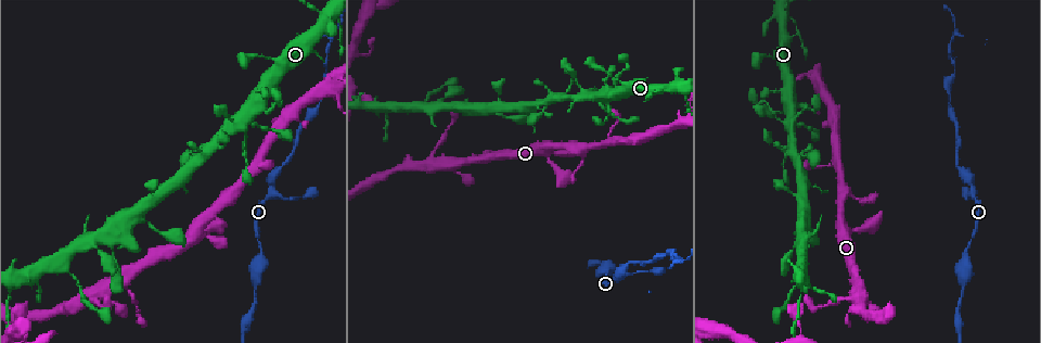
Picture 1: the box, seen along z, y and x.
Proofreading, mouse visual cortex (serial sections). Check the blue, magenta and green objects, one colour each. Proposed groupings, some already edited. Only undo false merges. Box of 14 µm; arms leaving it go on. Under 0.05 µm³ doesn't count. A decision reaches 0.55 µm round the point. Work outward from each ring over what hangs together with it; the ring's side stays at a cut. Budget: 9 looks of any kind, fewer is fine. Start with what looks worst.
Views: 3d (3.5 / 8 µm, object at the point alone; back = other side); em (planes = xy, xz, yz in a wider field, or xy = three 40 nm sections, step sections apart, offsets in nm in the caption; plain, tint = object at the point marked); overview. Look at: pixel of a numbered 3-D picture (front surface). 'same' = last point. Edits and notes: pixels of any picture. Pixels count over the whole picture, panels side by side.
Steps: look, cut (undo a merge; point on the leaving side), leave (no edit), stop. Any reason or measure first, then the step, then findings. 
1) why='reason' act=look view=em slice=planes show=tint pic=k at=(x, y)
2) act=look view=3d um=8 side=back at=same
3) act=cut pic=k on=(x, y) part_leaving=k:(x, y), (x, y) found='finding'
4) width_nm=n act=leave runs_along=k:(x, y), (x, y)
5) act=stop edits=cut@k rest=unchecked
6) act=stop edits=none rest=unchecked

why='three-way junction' act=look view=3d um=3.5 pic=1 at=(972, 185)

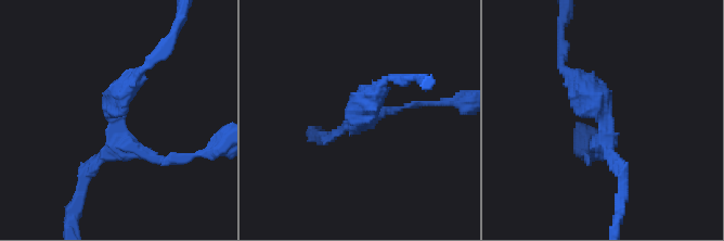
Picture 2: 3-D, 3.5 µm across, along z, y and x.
arms=3 arm_widths_nm=100,150,350 act=look view=em slice=xy step=1 show=plain pic=2 at=(116, 127)

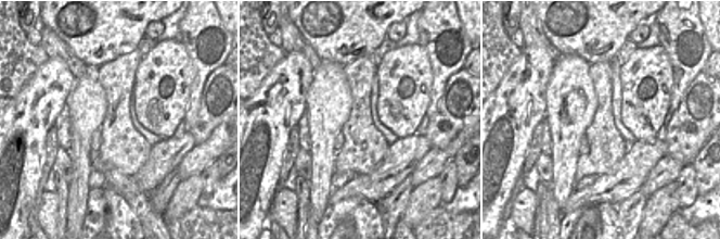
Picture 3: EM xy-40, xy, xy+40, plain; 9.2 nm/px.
act=look view=em slice=xy step=1 show=tint at=same

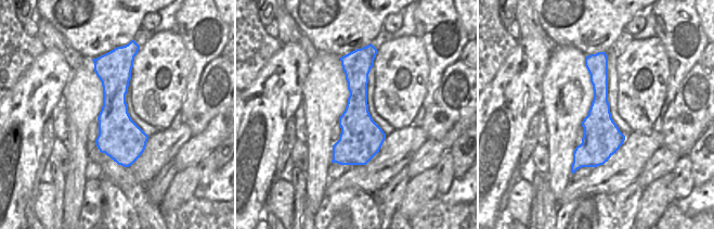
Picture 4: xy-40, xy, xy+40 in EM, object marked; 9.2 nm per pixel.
act=leave runs_along=4:(593, 56), (599, 141), (578, 165) found='one cell here'

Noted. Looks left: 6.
why='branch point' act=look view=3d um=3.5 side=back pic=1 at=(430, 159)

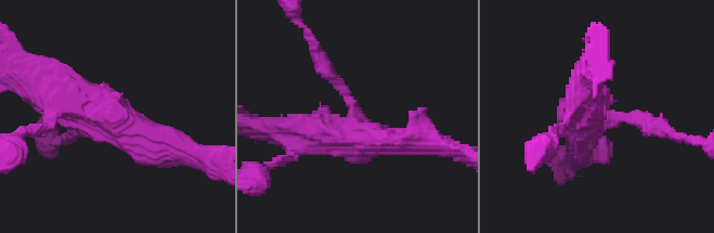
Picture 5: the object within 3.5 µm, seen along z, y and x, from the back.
arms=3 arm_widths_nm=150,400,500 act=look view=em slice=xy step=3 show=tint pic=5 at=(355, 118)

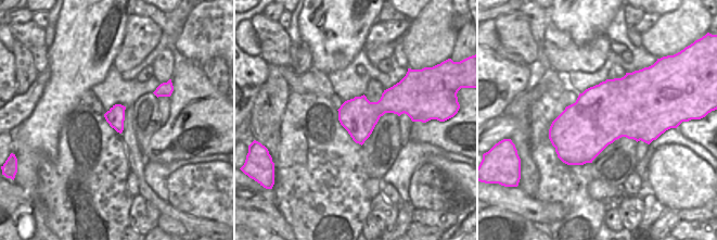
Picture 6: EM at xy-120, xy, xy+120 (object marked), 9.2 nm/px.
act=leave runs_along=5:(44, 90), (178, 146) found='continuous, no second cell'

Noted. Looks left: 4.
why='abrupt turn' act=look view=3d um=3.5 pic=1 at=(214, 143)

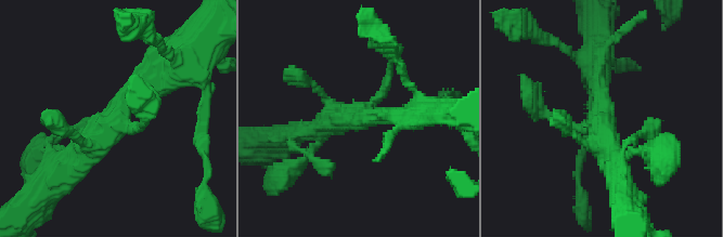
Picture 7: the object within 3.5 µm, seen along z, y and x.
why='shape alone is not enough' act=look view=em slice=xy step=1 show=tint pic=7 at=(361, 115)

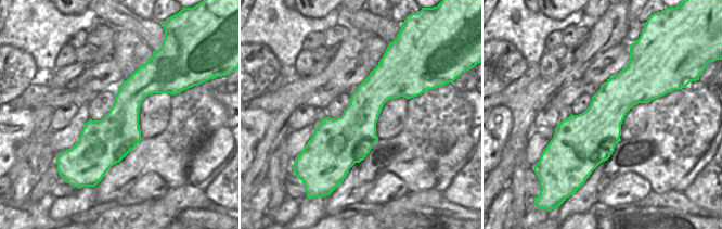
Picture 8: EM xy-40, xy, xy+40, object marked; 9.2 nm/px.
act=look view=em slice=xy step=5 show=tint at=same

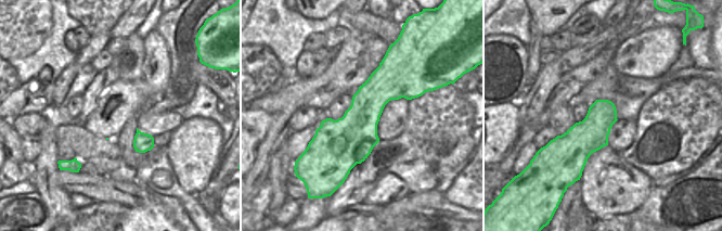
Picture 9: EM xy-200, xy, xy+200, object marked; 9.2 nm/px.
act=leave found='one cell here'

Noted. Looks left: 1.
act=stop edits=none rest=unchecked

